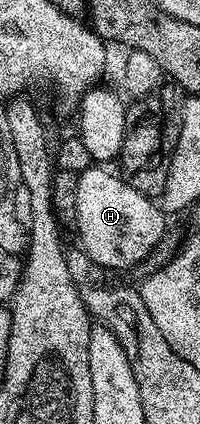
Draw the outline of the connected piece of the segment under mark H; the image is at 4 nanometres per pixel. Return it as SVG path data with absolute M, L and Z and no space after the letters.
M92 165L78 176L76 228L82 238L81 250L99 268L111 267L114 271L137 268L163 242L167 216L151 196L132 189L122 180L121 174L105 171L102 167L105 166Z

